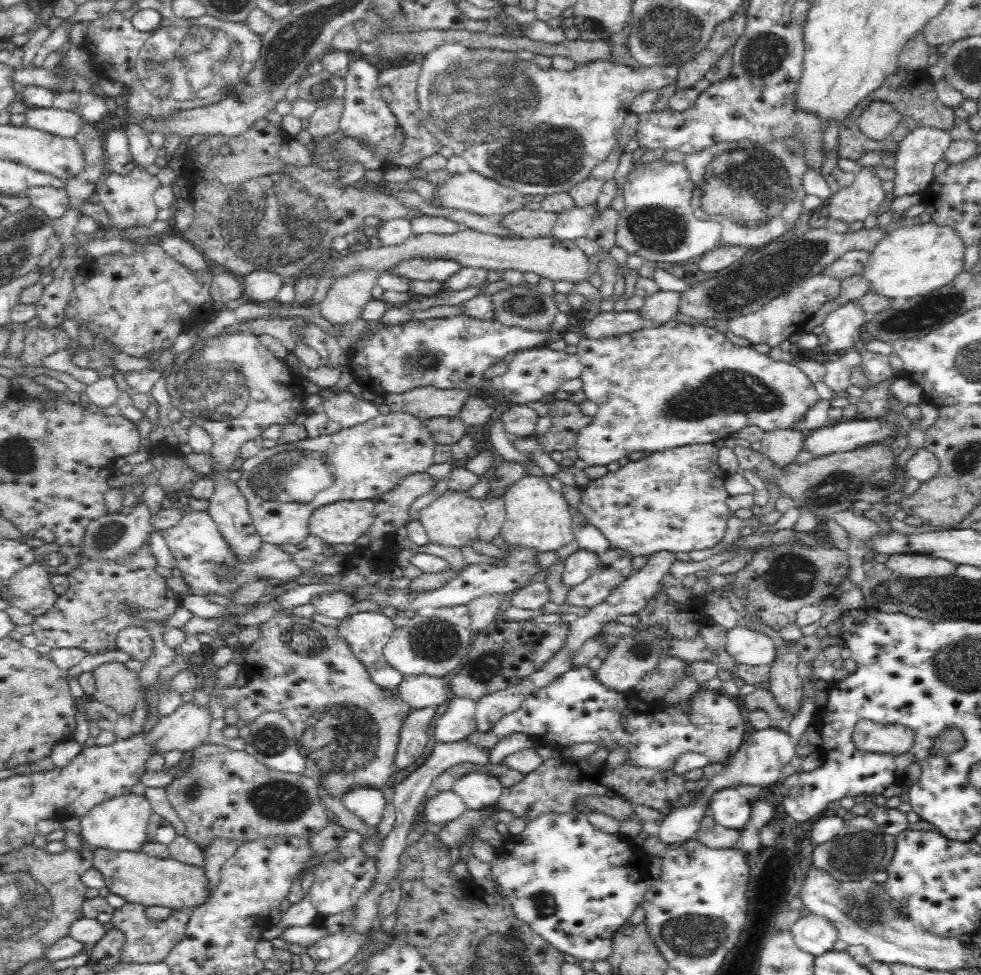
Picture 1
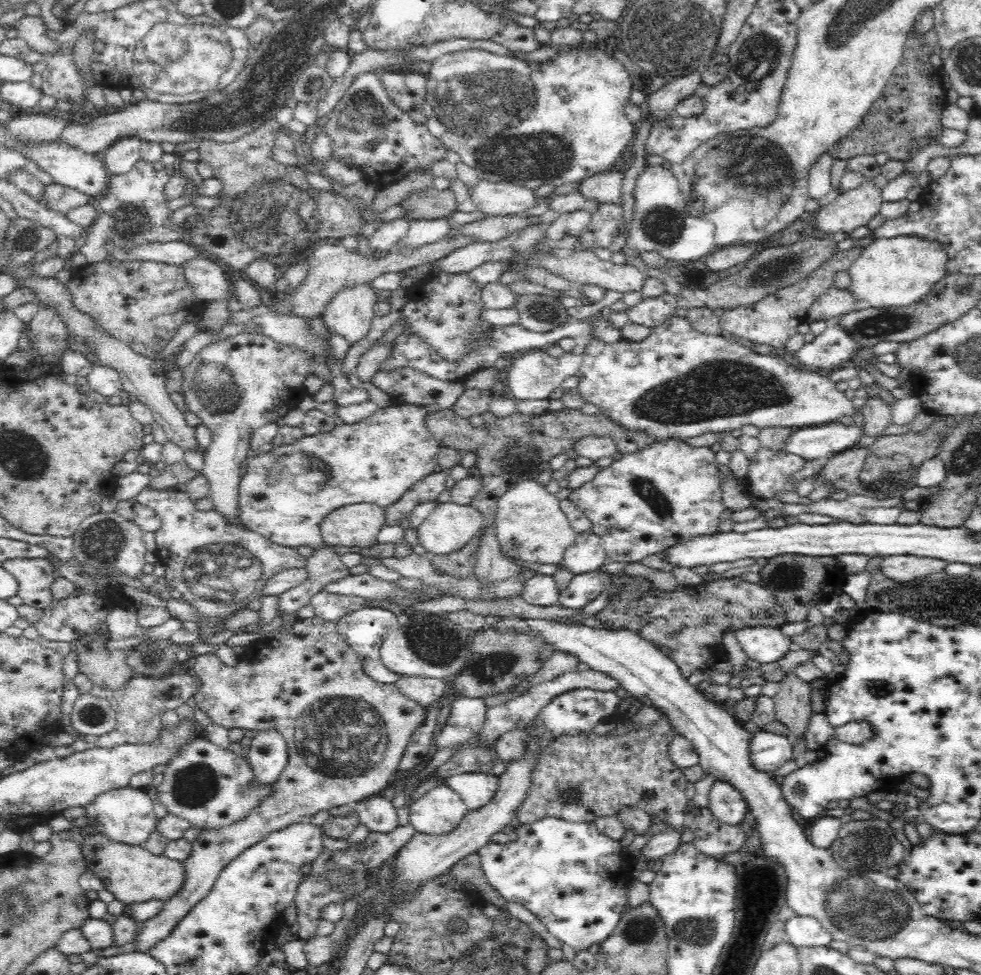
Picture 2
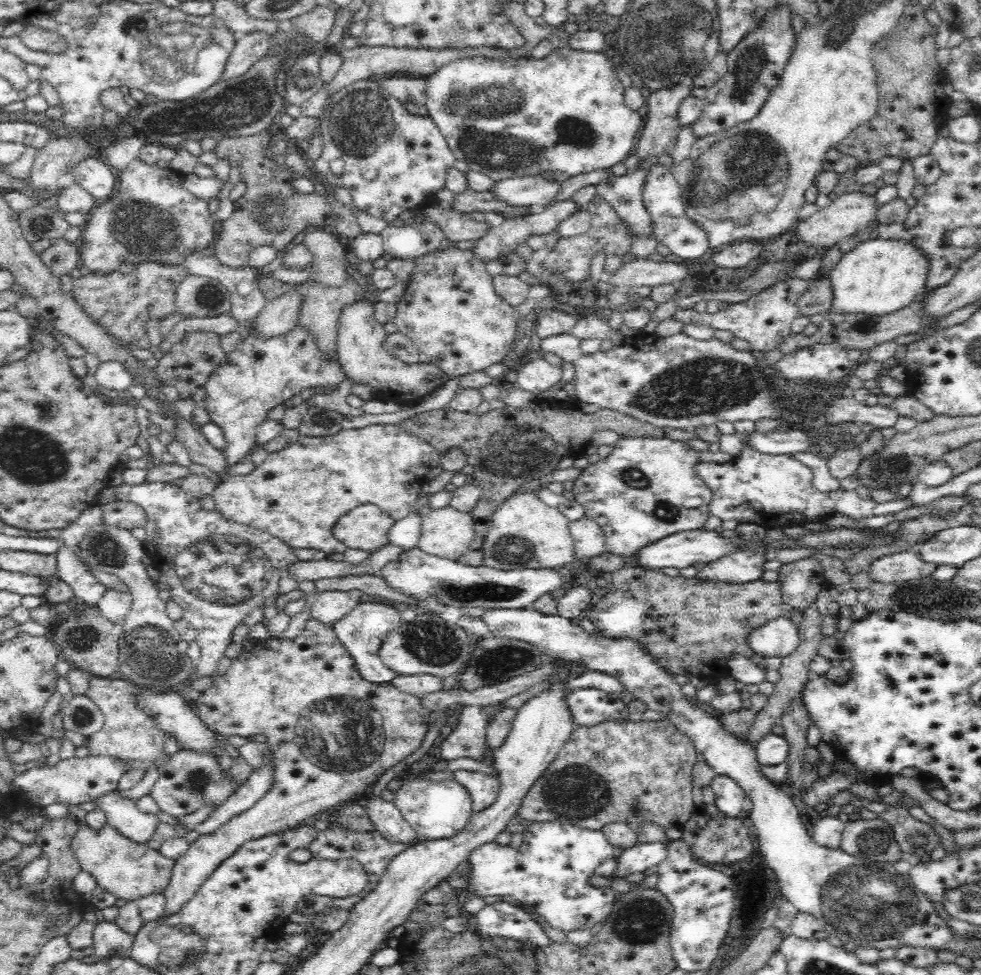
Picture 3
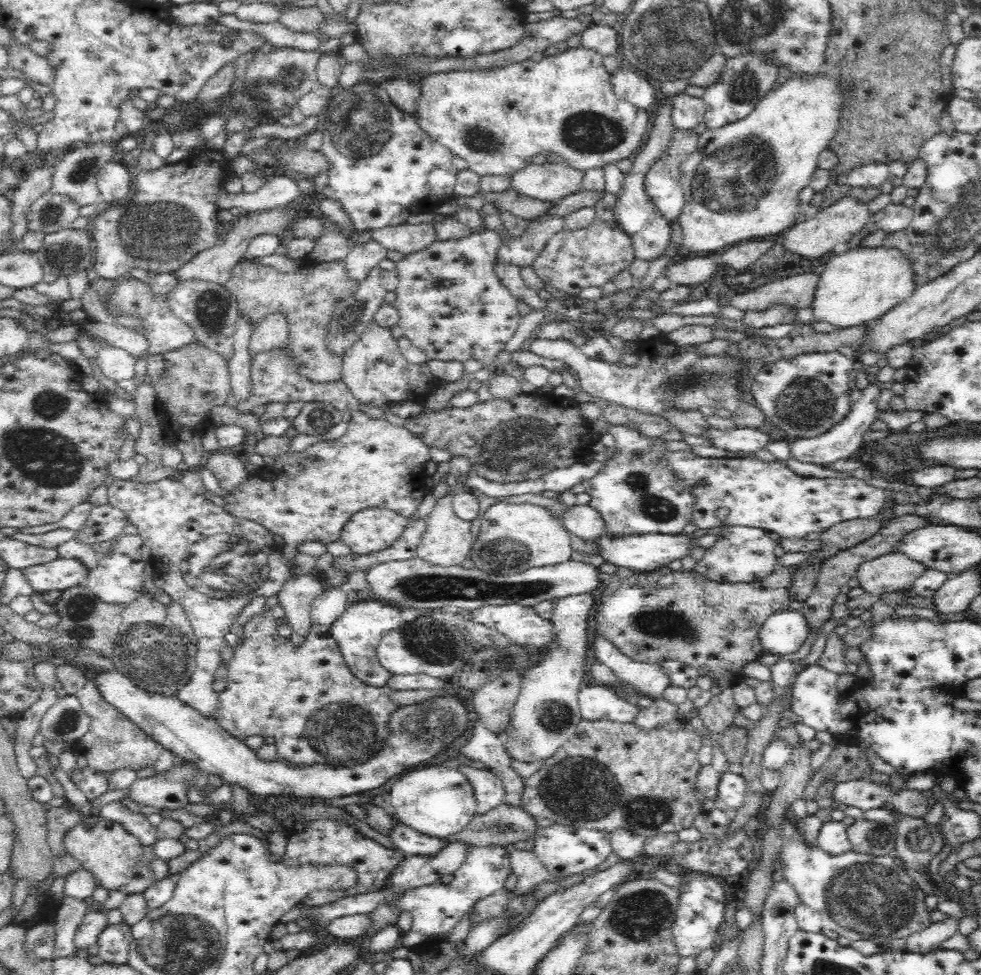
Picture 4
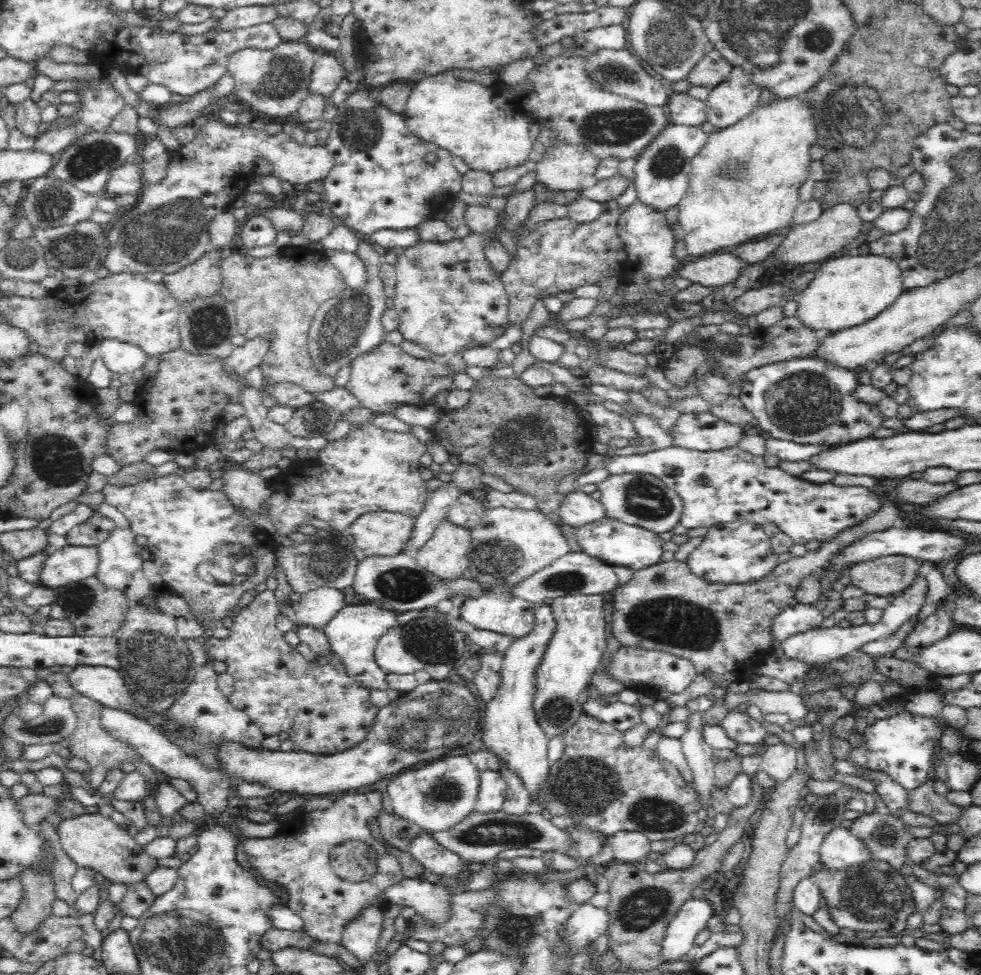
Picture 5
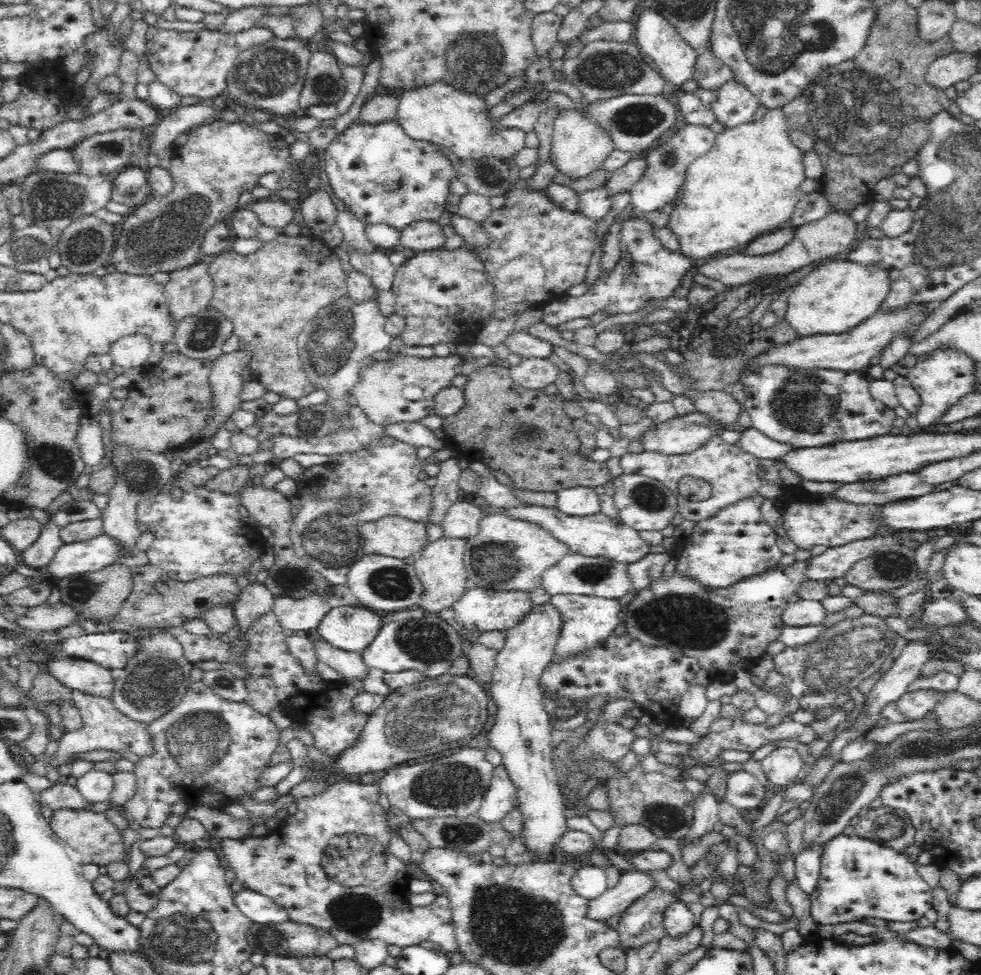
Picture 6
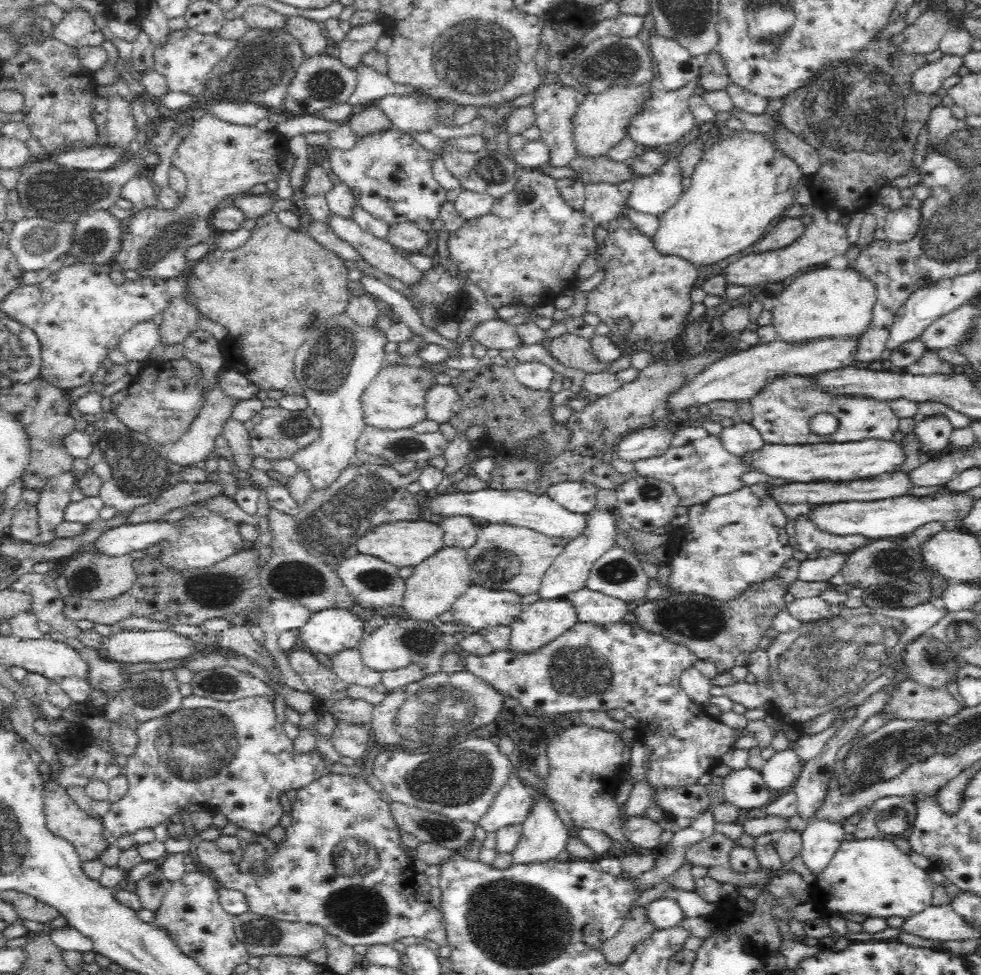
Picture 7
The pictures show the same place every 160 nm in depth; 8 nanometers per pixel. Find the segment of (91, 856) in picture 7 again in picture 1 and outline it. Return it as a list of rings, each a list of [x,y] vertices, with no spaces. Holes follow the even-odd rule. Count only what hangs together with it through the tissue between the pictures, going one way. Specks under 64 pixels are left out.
[[[96,848],[94,868],[104,875],[105,886],[112,894],[118,894],[128,903],[143,904],[145,907],[164,906],[180,909],[184,905],[202,906],[210,896],[205,888],[202,867],[184,864],[173,858],[162,860],[148,856],[141,849],[134,852],[114,852],[110,848]]]

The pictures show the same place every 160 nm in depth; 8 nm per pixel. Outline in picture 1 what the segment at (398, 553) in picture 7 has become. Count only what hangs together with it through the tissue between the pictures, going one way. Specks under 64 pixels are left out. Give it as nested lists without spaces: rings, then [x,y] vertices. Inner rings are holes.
[[[371,500],[340,501],[314,511],[309,518],[309,532],[331,545],[352,544],[362,537],[375,519]]]

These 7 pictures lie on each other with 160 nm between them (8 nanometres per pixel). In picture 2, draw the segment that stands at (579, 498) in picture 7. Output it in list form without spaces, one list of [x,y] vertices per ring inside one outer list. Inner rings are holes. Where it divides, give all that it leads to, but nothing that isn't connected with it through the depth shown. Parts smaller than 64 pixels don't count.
[[[591,530],[576,534],[574,542],[566,549],[561,566],[572,574],[598,570],[608,561],[600,537]]]

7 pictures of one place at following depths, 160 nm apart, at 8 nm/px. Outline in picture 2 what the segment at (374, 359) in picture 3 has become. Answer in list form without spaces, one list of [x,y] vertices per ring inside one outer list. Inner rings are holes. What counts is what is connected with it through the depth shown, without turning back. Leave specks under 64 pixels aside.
[[[371,283],[355,284],[339,290],[321,316],[330,332],[344,336],[352,346],[369,332],[378,299]],[[409,365],[392,369],[380,369],[371,378],[372,384],[386,392],[392,405],[411,404],[425,408],[428,412],[442,409],[452,409],[454,402],[466,388],[458,381],[438,380],[437,377],[410,368]]]

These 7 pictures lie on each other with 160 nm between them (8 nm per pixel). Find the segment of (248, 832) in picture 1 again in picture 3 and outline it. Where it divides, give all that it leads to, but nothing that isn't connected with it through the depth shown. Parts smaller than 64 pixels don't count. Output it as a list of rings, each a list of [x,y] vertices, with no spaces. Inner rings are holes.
[[[178,750],[168,758],[164,766],[158,768],[158,773],[158,778],[154,781],[154,787],[149,795],[158,803],[160,811],[176,818],[196,812],[211,803],[214,807],[220,807],[237,792],[232,775],[222,770],[216,759],[201,752]]]

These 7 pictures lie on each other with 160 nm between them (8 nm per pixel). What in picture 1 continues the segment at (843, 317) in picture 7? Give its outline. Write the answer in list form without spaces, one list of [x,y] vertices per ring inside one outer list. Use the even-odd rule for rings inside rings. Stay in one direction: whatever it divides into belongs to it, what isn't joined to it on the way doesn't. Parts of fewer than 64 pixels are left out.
[[[920,224],[897,228],[875,246],[861,274],[870,281],[874,294],[902,300],[928,294],[954,280],[963,271],[963,254],[963,241],[948,227]]]

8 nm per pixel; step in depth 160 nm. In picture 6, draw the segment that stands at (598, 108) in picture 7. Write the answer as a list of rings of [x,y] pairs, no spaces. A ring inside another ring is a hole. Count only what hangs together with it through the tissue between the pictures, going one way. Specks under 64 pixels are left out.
[[[568,109],[559,113],[553,126],[551,161],[558,173],[570,179],[580,179],[603,167],[606,157],[614,150],[614,143],[607,135],[607,130],[601,130],[593,120],[585,117],[583,110]]]

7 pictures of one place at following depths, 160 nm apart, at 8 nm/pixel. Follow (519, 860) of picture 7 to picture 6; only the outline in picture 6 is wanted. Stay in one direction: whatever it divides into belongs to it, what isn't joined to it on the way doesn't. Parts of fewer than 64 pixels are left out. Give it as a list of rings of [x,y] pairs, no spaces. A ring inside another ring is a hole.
[[[546,603],[542,605],[533,605],[530,612],[506,634],[505,648],[498,651],[495,670],[491,683],[489,695],[494,700],[498,712],[496,712],[496,722],[492,730],[488,732],[488,744],[502,754],[502,762],[508,773],[514,789],[517,791],[517,805],[522,813],[523,830],[520,833],[522,843],[534,852],[557,853],[556,842],[567,831],[565,804],[561,786],[556,779],[556,770],[554,768],[554,755],[552,747],[552,718],[548,716],[541,704],[538,687],[538,678],[543,670],[551,664],[553,660],[554,648],[556,648],[557,638],[561,634],[563,627],[563,616],[554,604]]]

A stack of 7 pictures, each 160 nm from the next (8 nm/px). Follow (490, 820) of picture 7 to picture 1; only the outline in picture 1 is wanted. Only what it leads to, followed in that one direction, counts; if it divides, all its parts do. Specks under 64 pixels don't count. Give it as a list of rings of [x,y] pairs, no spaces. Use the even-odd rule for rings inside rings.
[[[474,769],[463,774],[455,782],[452,790],[462,798],[468,810],[478,811],[497,805],[505,788],[495,776]]]

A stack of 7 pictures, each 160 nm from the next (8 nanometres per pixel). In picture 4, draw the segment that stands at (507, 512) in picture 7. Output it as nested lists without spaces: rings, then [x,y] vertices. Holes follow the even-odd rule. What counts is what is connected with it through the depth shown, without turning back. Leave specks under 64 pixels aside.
[[[604,532],[595,540],[599,553],[608,563],[635,571],[652,572],[657,568],[667,567],[672,560],[682,560],[690,550],[698,545],[697,535],[666,535],[662,533],[630,533],[628,535],[610,535]]]

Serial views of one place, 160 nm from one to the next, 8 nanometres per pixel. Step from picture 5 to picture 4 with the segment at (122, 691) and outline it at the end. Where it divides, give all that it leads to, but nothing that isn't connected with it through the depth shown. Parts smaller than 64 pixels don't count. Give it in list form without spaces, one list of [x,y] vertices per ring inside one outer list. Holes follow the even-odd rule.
[[[106,671],[96,674],[94,680],[102,697],[120,710],[129,720],[132,720],[147,736],[158,742],[166,750],[172,751],[178,758],[194,763],[204,774],[217,774],[221,776],[228,785],[238,785],[247,789],[250,794],[260,798],[278,799],[278,794],[294,794],[295,797],[322,797],[332,799],[343,796],[363,794],[364,790],[371,791],[385,784],[388,778],[401,774],[406,766],[416,766],[418,762],[435,762],[442,758],[442,752],[446,752],[448,746],[455,740],[462,740],[462,736],[470,736],[474,732],[474,720],[470,720],[470,708],[466,708],[466,700],[461,694],[460,687],[454,692],[444,692],[443,688],[438,688],[438,693],[422,703],[414,705],[404,705],[396,708],[395,712],[388,717],[390,737],[384,741],[384,746],[380,752],[374,754],[374,758],[356,764],[356,766],[328,766],[327,764],[310,764],[308,768],[292,768],[284,762],[262,762],[258,760],[256,753],[248,747],[244,741],[240,741],[231,736],[224,728],[221,728],[216,720],[206,719],[194,711],[194,708],[187,707],[180,703],[176,695],[148,695],[142,688],[137,688],[132,682],[126,679],[121,673]]]

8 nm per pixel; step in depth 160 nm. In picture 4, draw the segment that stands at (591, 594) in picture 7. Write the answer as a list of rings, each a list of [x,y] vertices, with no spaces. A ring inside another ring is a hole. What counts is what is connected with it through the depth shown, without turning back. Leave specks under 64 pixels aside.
[[[590,593],[567,596],[554,601],[552,622],[558,630],[556,644],[521,676],[521,692],[511,712],[511,736],[504,740],[505,749],[511,760],[538,762],[548,760],[574,734],[581,722],[578,703],[580,686],[586,664],[586,618],[592,610],[594,598]]]

